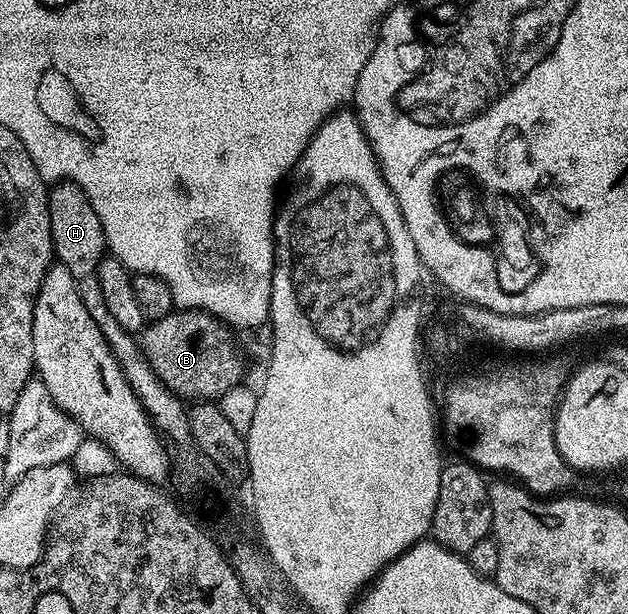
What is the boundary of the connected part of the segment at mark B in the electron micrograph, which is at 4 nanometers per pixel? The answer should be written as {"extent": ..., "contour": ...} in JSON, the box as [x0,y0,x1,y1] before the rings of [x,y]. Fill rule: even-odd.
{"extent":[137,309,243,401],"contour":[[[179,309],[174,313],[150,320],[144,326],[137,342],[143,356],[149,361],[153,373],[173,394],[184,401],[219,401],[229,389],[240,386],[239,378],[243,375],[243,359],[235,348],[232,328],[228,324],[212,317],[207,311]]]}

